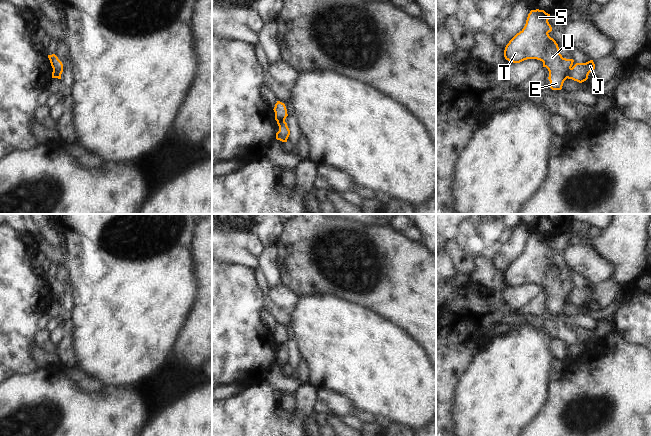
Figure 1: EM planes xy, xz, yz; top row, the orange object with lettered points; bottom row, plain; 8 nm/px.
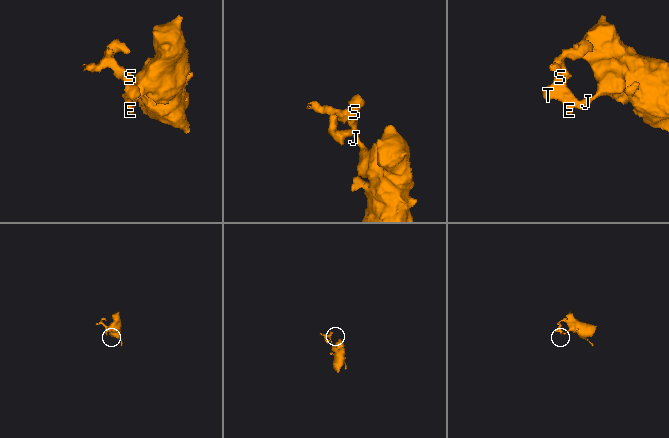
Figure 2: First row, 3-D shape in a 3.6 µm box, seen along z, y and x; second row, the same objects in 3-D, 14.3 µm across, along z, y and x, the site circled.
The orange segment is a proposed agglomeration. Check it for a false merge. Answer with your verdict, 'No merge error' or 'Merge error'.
Merge error

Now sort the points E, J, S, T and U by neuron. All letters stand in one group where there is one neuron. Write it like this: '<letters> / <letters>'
E S T U / J

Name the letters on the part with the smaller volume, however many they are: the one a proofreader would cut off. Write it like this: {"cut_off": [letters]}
{"cut_off": ["E", "S", "T", "U"]}

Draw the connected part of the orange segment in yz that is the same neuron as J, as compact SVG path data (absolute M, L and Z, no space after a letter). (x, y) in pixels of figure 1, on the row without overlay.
M593 284L586 287L576 287L568 294L567 302L582 307L588 303L588 299L595 293Z

